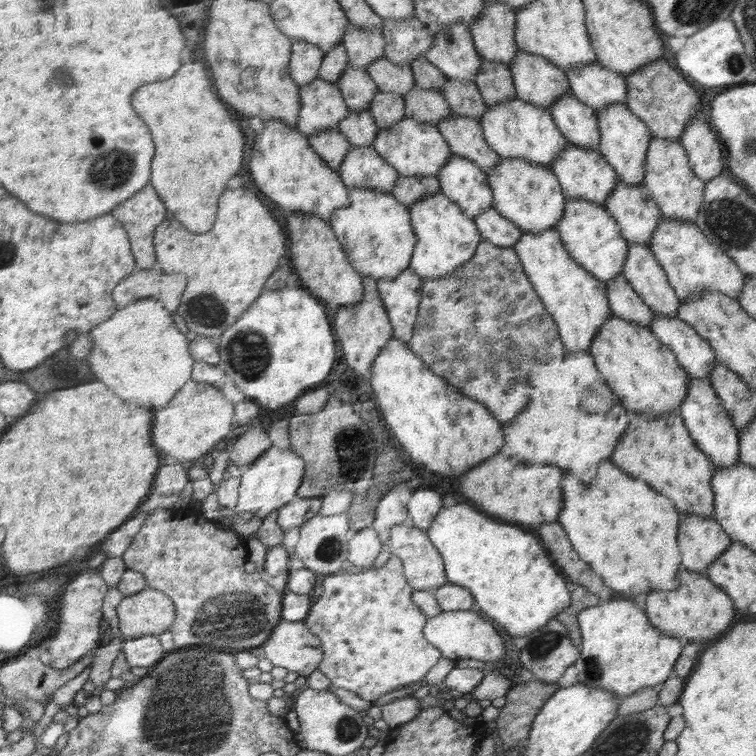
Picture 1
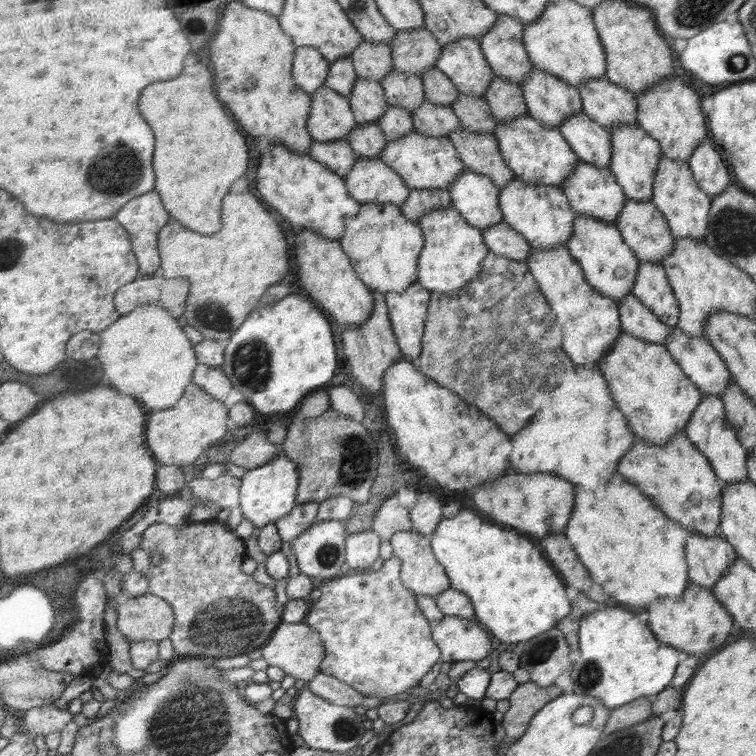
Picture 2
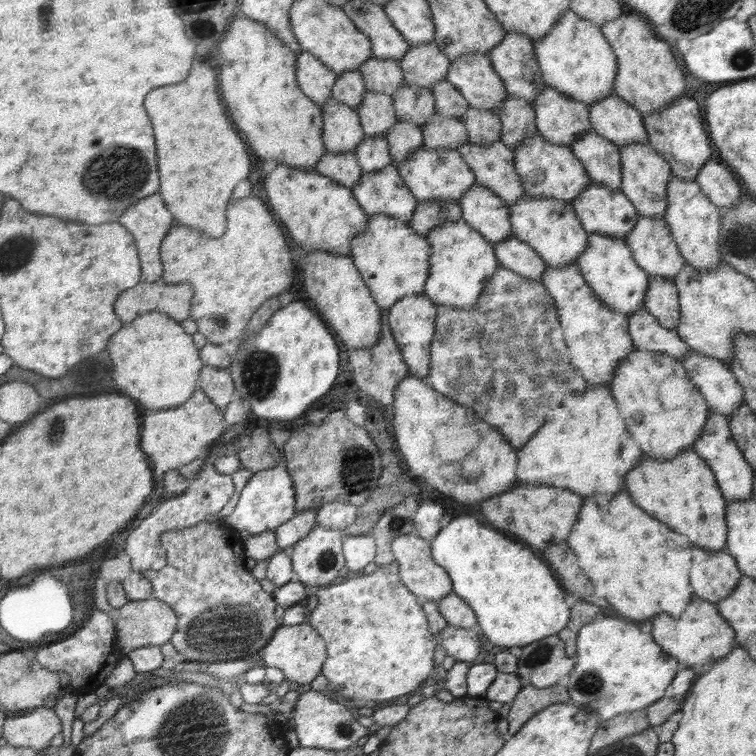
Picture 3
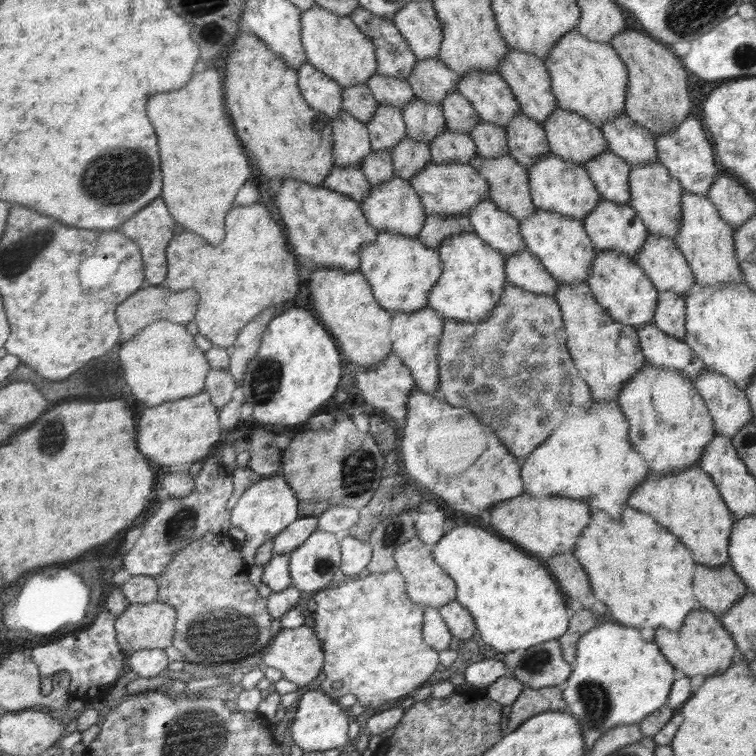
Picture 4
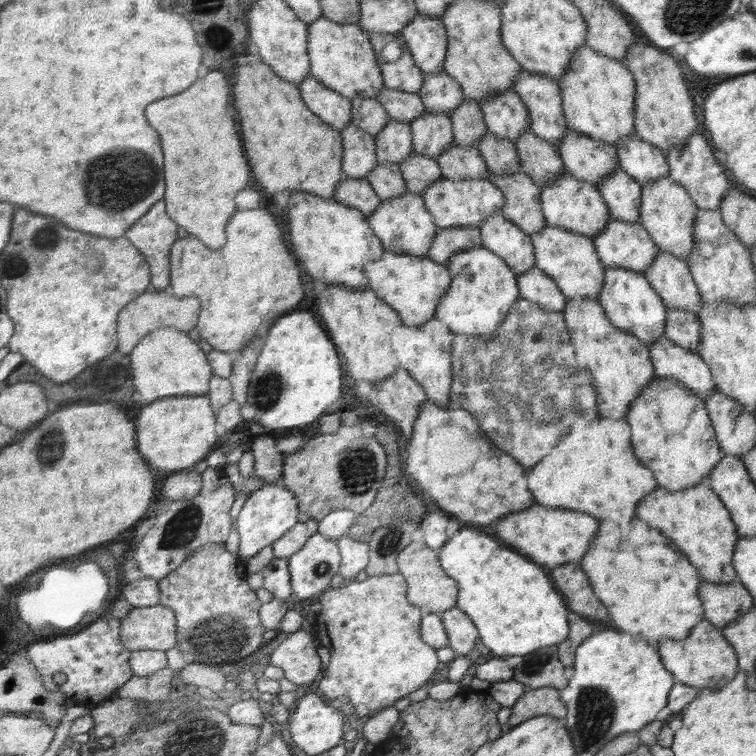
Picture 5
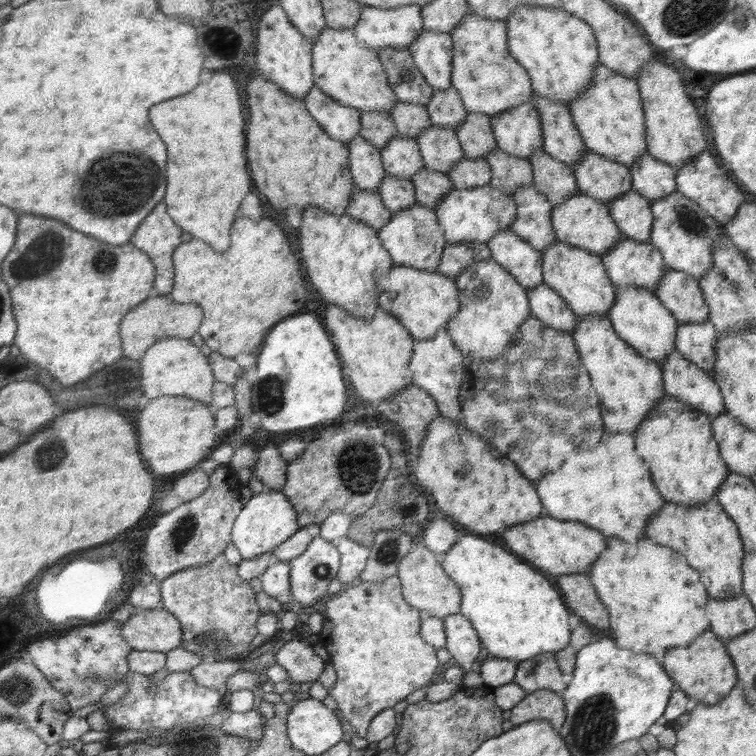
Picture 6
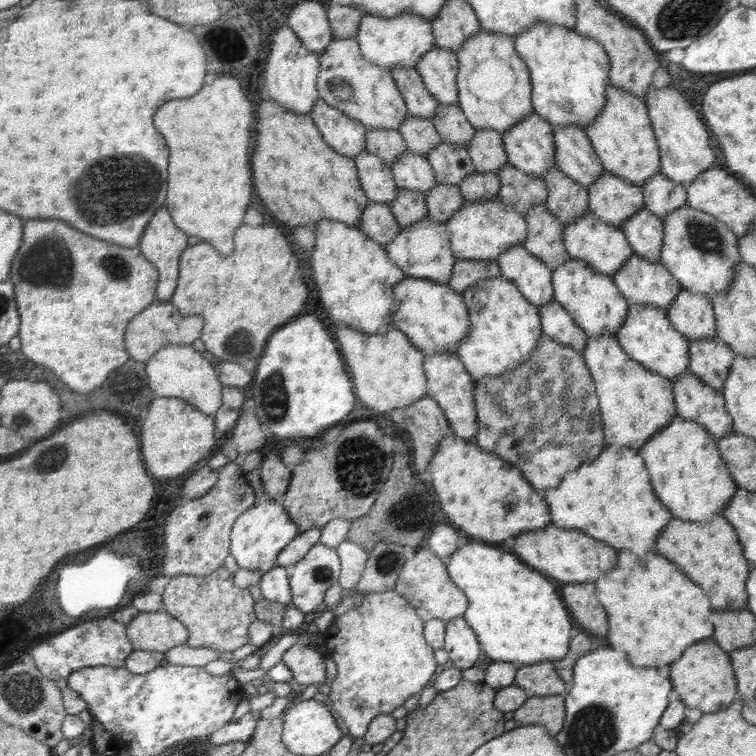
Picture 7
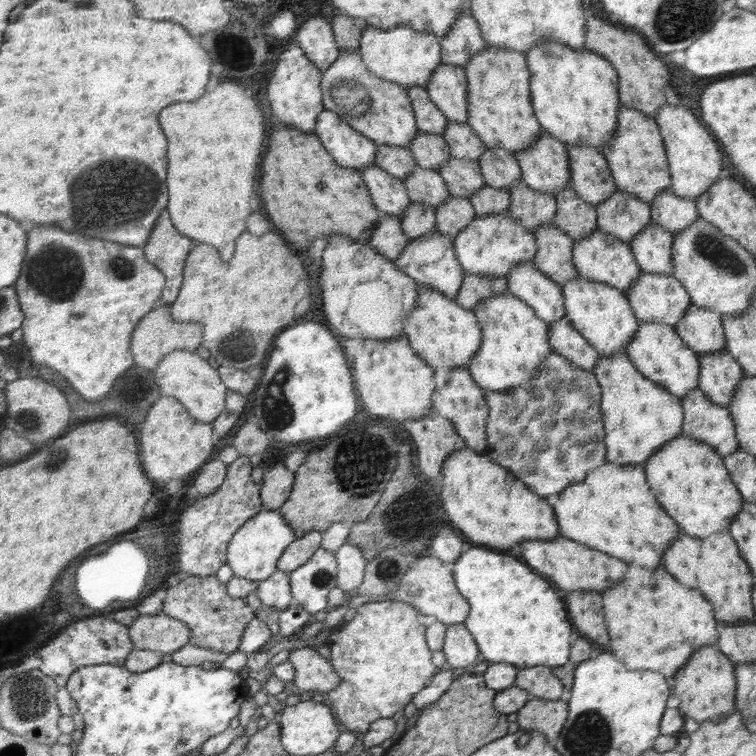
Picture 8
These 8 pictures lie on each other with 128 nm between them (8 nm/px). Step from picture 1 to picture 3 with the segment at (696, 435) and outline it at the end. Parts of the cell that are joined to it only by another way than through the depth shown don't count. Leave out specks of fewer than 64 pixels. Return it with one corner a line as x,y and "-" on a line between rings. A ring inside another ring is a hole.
712,413
704,426
700,440
692,448
710,465
723,496
730,501
746,501
755,496
755,471
731,433
730,421
723,414

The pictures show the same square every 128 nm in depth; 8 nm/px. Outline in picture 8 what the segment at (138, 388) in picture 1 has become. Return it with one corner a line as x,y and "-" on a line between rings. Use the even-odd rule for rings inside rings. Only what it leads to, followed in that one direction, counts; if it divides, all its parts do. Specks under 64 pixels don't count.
176,350
168,354
154,370
154,380
160,394
164,397
174,397
183,404
197,421
211,423
226,410
228,387
220,382
219,372
216,372
198,353

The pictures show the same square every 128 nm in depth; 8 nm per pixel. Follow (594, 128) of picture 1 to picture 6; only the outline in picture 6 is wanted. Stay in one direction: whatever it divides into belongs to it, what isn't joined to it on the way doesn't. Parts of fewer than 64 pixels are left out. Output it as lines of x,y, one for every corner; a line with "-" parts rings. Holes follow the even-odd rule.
632,188
632,191
626,192
607,207
624,236
635,241
650,242
654,215
647,197

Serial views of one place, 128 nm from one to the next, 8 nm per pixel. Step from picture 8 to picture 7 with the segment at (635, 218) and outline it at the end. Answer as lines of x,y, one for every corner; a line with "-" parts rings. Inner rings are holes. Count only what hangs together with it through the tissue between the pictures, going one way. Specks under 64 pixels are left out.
607,170
594,186
587,188
587,195
589,210
618,228
646,206
642,188

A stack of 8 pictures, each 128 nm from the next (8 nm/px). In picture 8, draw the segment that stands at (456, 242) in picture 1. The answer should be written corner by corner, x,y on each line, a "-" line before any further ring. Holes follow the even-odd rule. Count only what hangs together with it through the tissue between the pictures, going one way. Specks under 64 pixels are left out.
509,292
483,298
473,312
481,324
482,344
467,371
484,390
504,391
522,386
539,371
543,360
553,350
549,340
550,325
531,305

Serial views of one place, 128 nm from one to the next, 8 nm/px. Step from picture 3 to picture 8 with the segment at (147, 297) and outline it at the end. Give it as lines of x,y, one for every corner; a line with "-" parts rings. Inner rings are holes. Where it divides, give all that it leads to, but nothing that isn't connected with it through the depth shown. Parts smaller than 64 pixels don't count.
171,305
155,307
141,320
135,330
132,350
138,366
154,370
158,364
172,351
185,350
194,352
203,342
203,324
197,322
180,322
171,316

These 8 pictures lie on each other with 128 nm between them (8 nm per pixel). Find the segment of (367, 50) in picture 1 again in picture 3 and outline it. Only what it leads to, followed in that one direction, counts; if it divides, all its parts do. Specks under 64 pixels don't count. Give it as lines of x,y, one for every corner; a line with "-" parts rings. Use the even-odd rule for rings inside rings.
372,56
360,66
359,72
368,91
390,95
406,84
399,64

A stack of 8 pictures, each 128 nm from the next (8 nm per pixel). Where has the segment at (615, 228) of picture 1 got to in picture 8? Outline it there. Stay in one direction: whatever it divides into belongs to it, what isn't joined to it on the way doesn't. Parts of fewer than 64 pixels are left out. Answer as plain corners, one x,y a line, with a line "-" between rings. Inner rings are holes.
640,321
640,328
626,352
645,377
663,385
668,392
682,398
698,390
701,363
692,349
670,325

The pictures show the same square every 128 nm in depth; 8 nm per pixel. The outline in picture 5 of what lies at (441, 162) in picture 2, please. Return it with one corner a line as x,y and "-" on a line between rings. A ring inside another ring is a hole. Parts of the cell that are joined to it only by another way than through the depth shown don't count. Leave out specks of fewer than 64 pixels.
442,176
426,190
423,190
421,196
432,216
435,216
438,228
480,228
488,220
488,216
502,212
502,208
506,204
504,192
486,178
450,180

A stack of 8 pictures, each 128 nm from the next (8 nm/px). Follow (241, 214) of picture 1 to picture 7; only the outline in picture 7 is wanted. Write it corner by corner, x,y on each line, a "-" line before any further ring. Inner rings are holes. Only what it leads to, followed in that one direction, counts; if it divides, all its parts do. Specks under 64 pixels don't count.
244,226
236,232
236,256
226,258
208,241
194,241
188,252
184,252
184,268
179,268
180,288
176,288
176,296
172,295
170,302
181,315
204,317
206,326
199,338
208,352
218,360
241,364
263,356
270,334
292,320
304,306
308,288
296,276
298,268
298,258
292,254
282,230
274,226

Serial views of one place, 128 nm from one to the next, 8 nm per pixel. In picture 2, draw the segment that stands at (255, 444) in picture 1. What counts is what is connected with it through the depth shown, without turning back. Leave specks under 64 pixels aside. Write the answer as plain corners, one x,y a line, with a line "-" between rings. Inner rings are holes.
250,434
234,447
229,462
250,470
281,453
266,436

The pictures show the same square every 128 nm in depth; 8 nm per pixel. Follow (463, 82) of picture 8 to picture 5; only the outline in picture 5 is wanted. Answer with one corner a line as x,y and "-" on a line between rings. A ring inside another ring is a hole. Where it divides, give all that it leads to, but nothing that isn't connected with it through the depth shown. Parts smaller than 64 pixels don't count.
419,14
400,35
424,75
444,72
450,40
441,19

